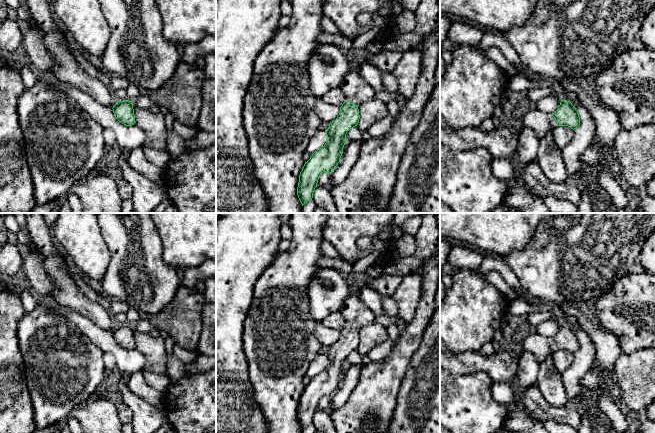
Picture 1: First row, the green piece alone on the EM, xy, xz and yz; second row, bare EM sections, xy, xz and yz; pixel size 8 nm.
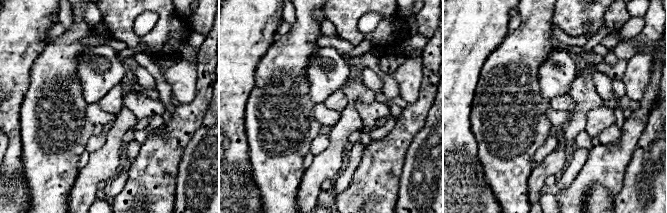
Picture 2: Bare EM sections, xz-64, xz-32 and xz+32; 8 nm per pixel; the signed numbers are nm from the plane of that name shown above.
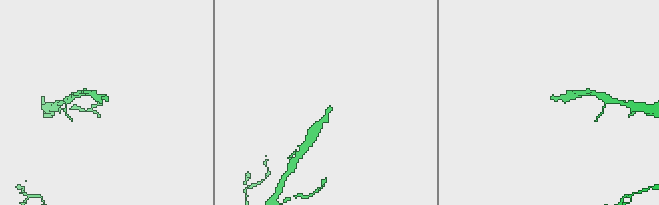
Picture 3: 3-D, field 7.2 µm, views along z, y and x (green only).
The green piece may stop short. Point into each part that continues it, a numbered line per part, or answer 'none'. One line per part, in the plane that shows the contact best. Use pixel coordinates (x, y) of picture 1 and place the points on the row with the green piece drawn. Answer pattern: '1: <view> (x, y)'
1: yz (501, 142)

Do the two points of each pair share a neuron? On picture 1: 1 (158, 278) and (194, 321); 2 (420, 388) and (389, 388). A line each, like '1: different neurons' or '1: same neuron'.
1: different neurons
2: different neurons

